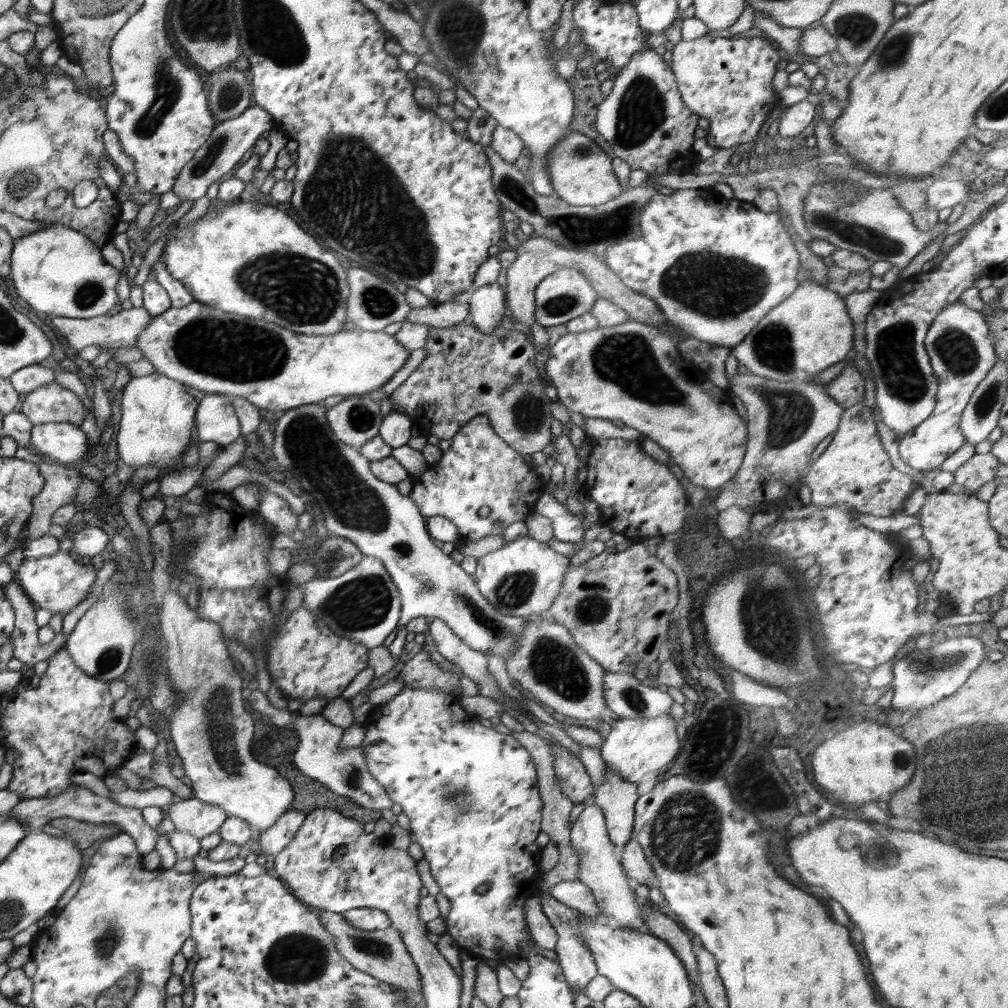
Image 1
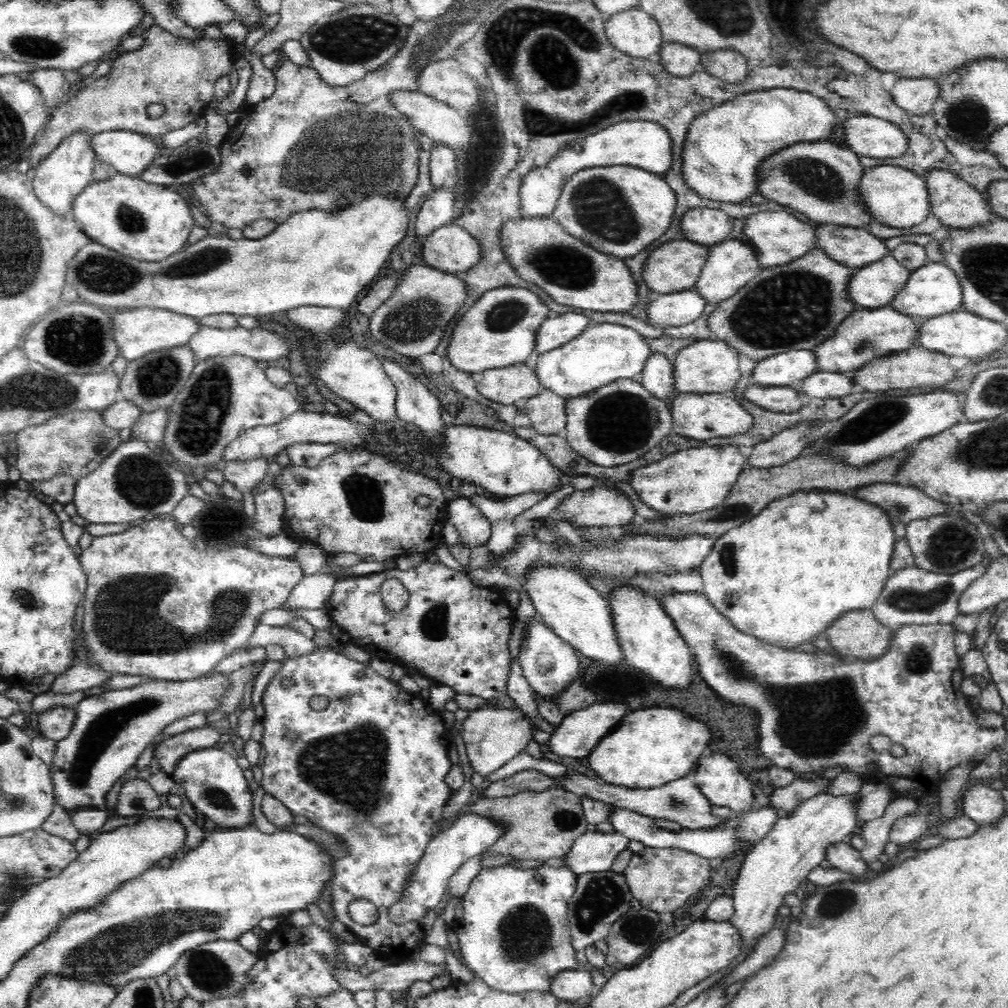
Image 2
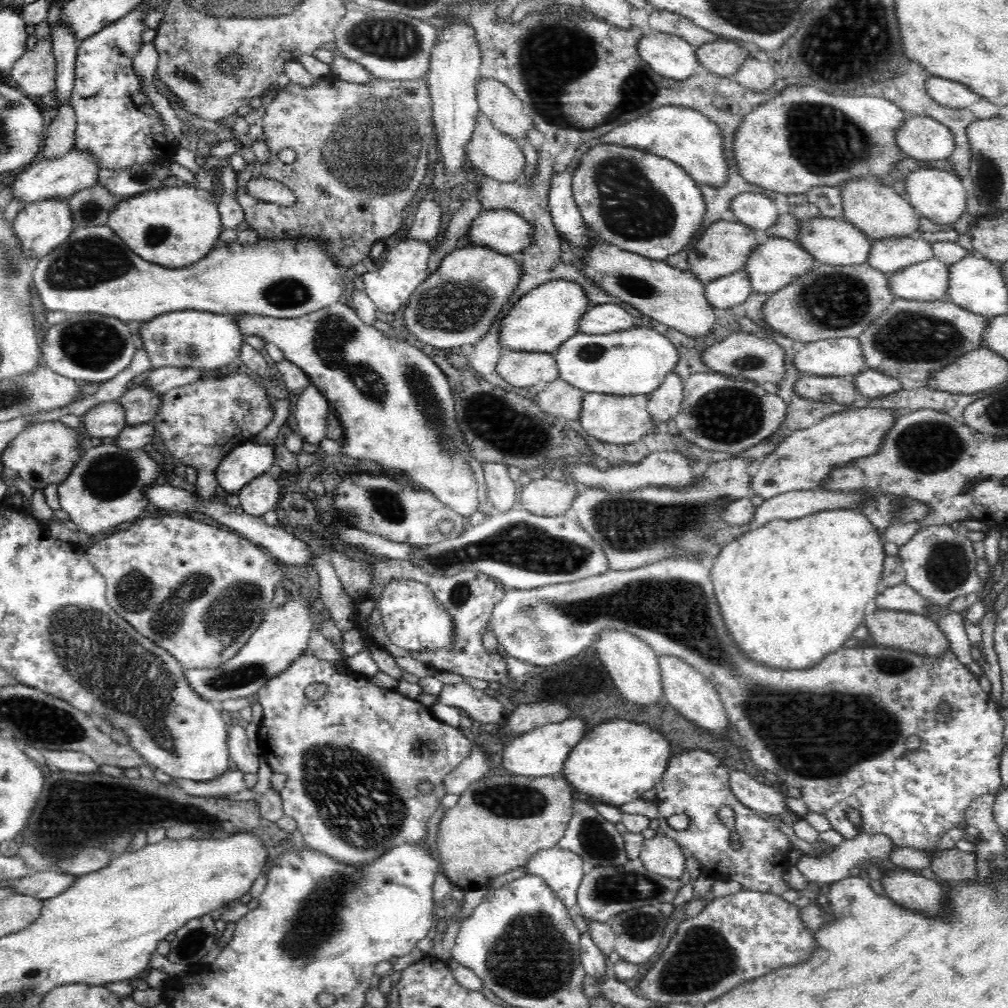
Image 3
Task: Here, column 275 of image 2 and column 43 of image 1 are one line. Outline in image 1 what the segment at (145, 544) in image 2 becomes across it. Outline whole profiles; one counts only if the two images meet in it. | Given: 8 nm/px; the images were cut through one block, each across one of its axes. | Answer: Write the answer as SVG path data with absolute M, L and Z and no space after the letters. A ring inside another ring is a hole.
M59 548L51 556L33 560L24 559L15 579L23 589L24 594L38 608L49 610L54 616L56 614L66 616L68 612L72 612L76 606L88 598L90 588L96 582L96 576L97 571L88 560L78 558L74 552Z

